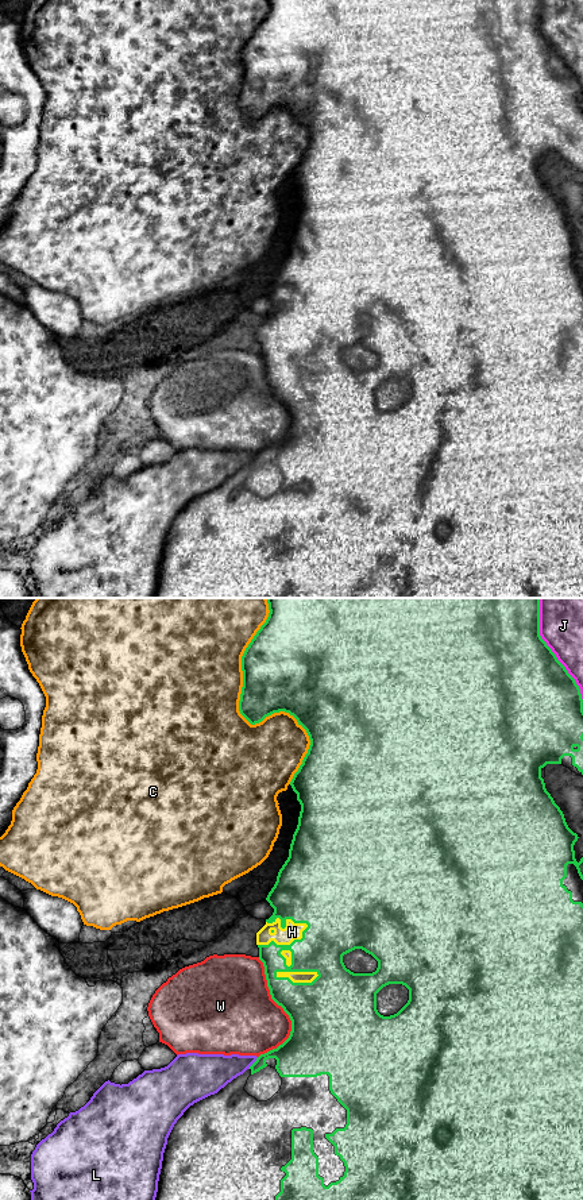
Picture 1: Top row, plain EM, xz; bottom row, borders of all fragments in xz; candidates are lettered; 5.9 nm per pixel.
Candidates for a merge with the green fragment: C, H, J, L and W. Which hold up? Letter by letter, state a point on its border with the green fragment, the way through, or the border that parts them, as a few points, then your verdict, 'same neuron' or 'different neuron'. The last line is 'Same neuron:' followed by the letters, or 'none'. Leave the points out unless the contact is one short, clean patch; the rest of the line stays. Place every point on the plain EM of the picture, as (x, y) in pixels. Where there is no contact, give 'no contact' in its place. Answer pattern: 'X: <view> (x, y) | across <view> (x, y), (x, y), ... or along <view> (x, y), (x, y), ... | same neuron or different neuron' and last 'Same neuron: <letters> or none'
C: xz (246, 114) | different neuron
H: xz (285, 340) | same neuron
J: xz (552, 47) | different neuron
L: xz (254, 458) | different neuron
W: xz (285, 406) | different neuron
Same neuron: H

